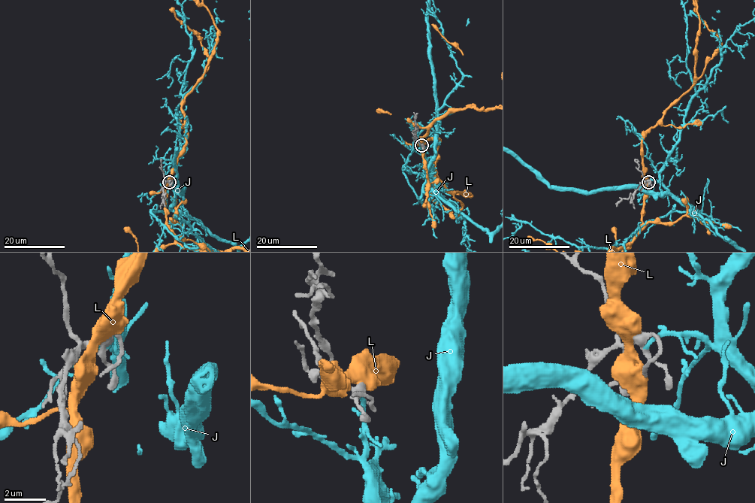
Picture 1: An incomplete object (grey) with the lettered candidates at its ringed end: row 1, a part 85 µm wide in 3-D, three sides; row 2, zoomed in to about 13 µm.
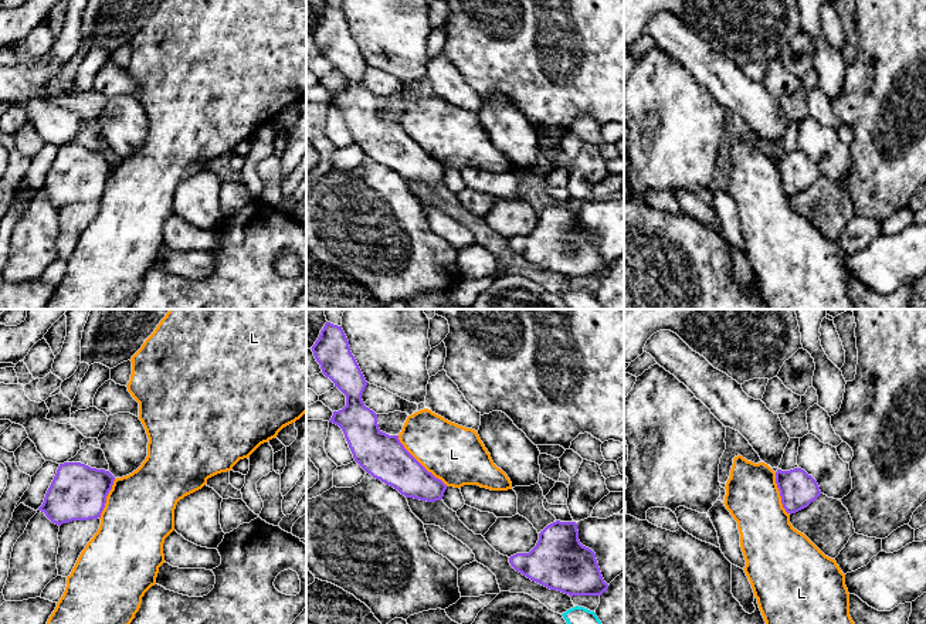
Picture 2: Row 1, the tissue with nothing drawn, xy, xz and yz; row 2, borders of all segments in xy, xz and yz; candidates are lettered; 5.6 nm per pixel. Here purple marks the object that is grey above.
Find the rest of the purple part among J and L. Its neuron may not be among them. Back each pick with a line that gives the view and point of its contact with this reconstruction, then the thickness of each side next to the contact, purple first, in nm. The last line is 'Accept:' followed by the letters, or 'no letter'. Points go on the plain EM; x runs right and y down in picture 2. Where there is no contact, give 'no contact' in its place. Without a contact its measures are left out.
J: no contact
Accept: J

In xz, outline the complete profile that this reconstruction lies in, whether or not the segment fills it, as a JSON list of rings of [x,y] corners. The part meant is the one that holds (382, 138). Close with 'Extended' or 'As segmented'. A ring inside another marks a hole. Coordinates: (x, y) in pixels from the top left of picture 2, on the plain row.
[[[326,4],[312,34],[322,55],[346,78],[346,88],[333,94],[329,105],[342,111],[355,143],[406,180],[427,184],[442,182],[447,167],[404,130],[398,118],[383,115],[377,96],[364,88],[362,77],[367,64],[342,9]]]. As segmented

